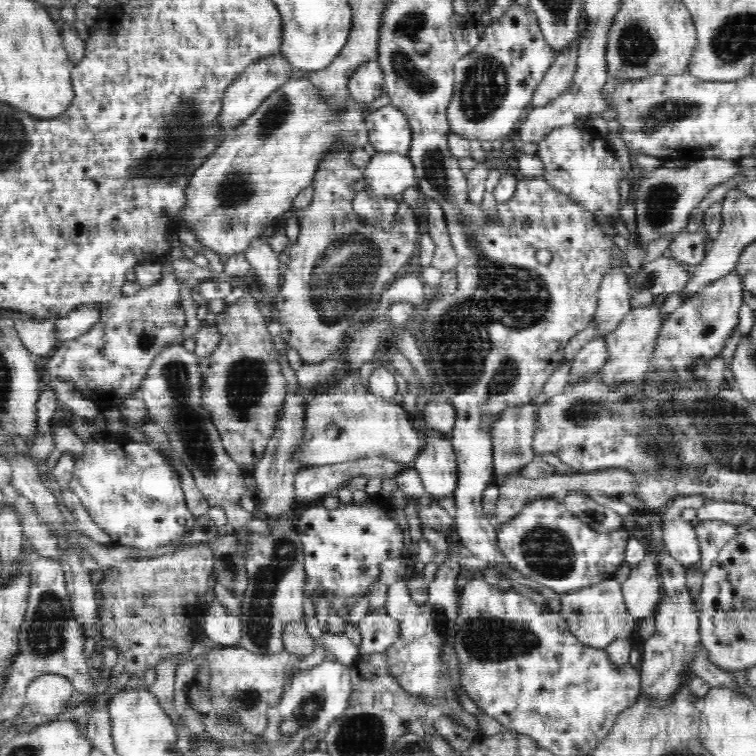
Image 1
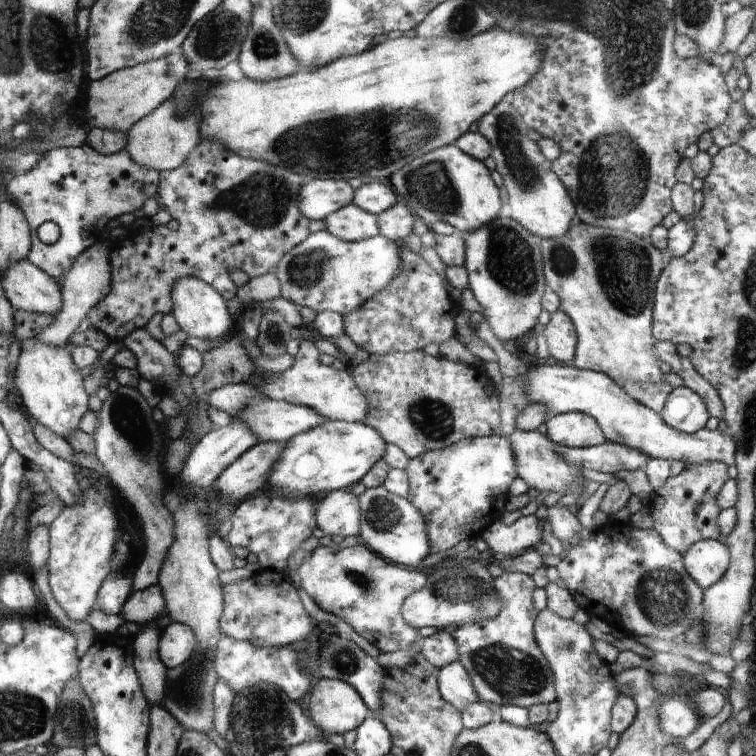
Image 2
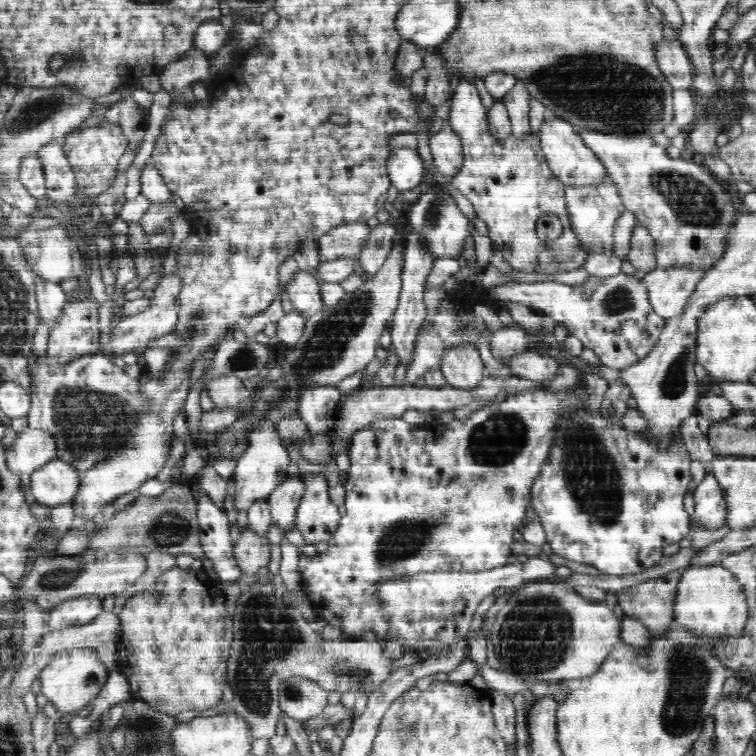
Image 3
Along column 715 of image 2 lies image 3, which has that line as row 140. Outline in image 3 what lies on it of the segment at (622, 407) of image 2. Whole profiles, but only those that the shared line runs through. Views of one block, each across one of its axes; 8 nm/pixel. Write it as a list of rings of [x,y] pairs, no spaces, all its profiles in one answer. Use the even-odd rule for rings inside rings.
[[[446,124],[429,141],[437,171],[449,178],[457,175],[465,162],[464,147],[458,134]]]

